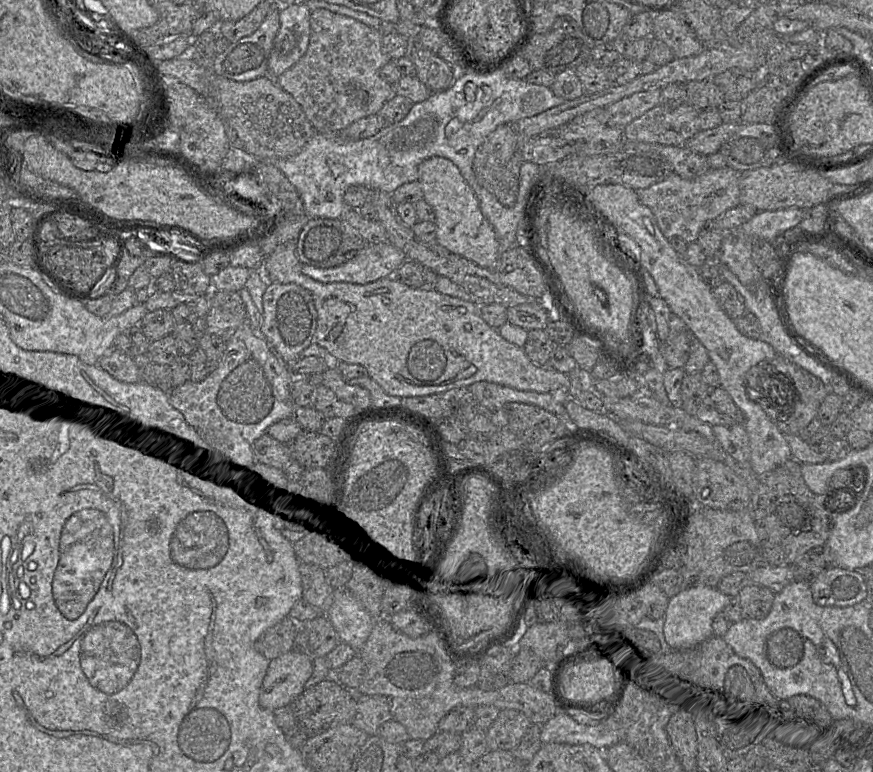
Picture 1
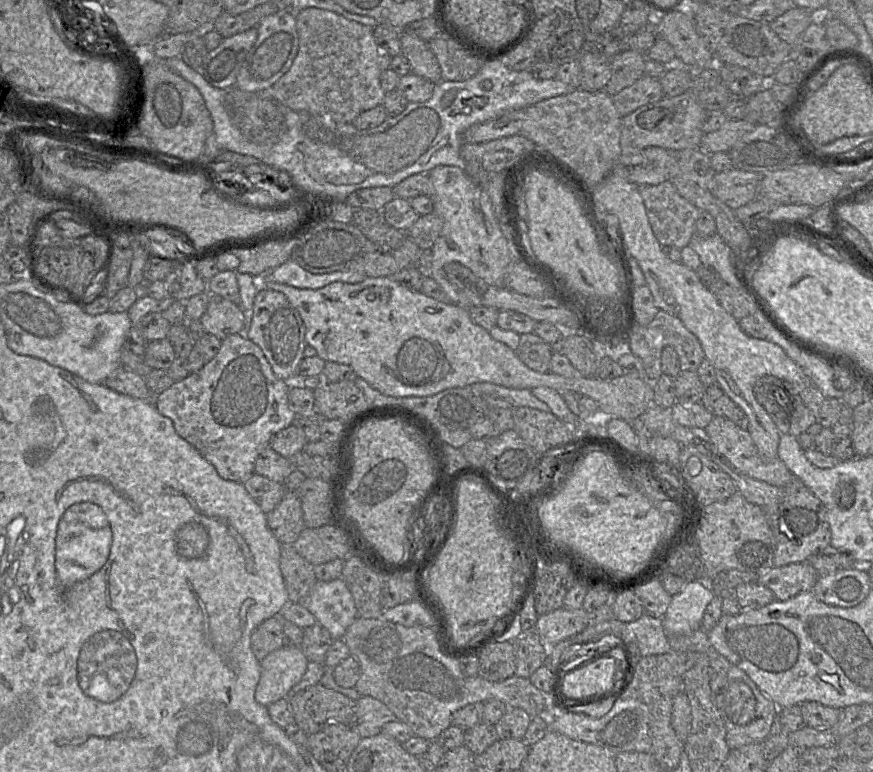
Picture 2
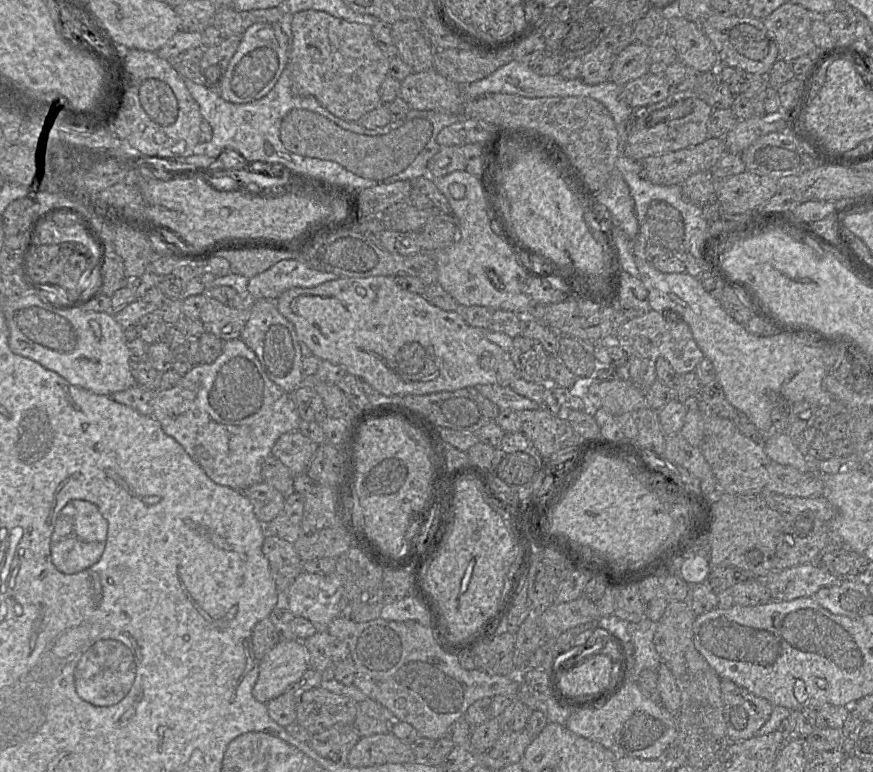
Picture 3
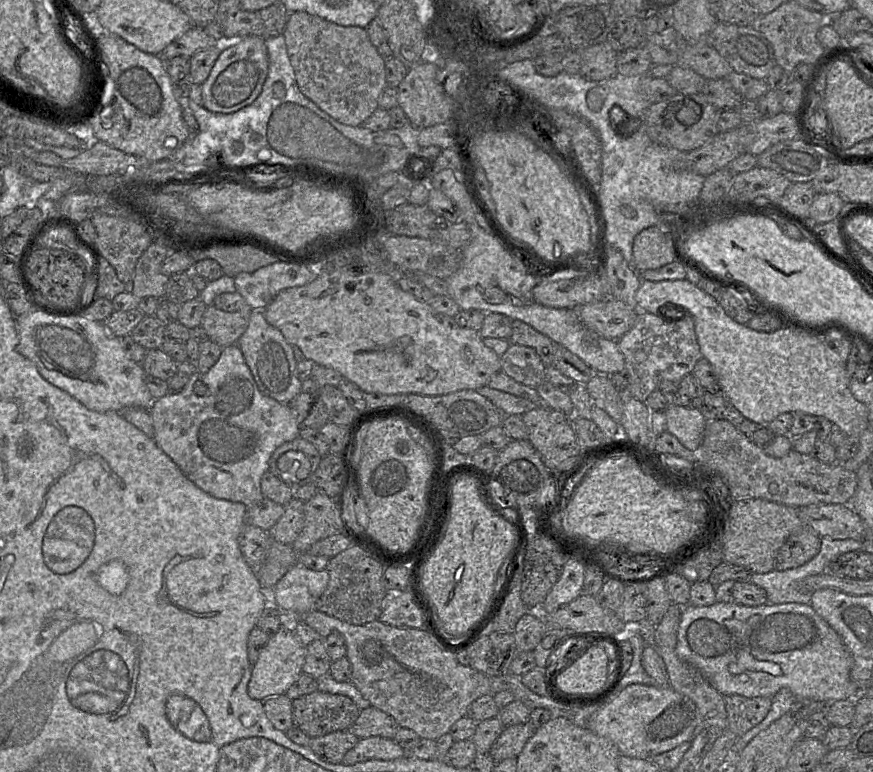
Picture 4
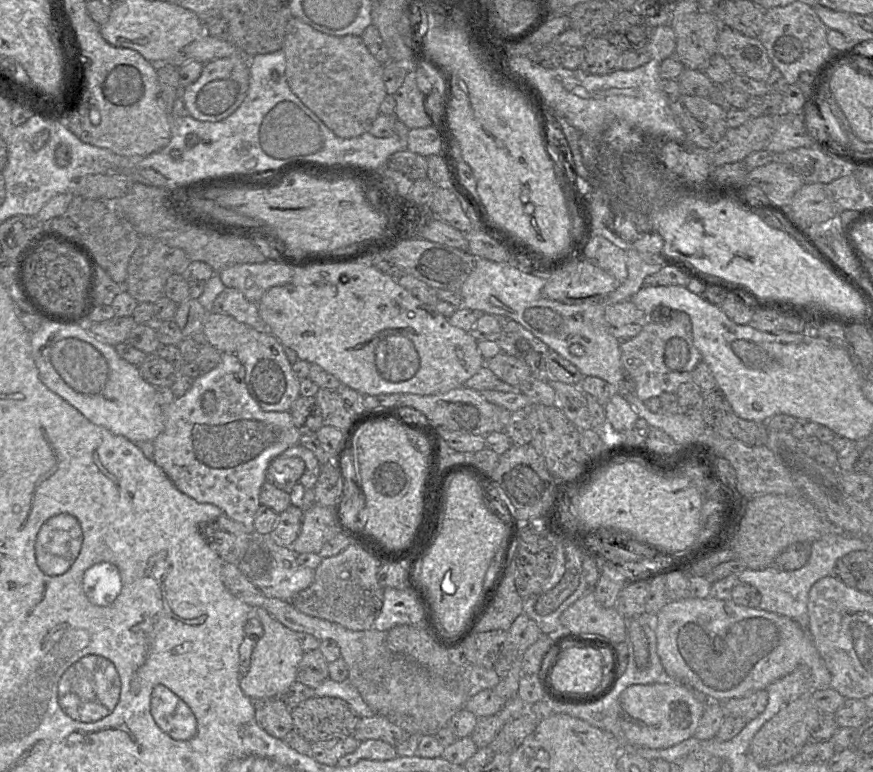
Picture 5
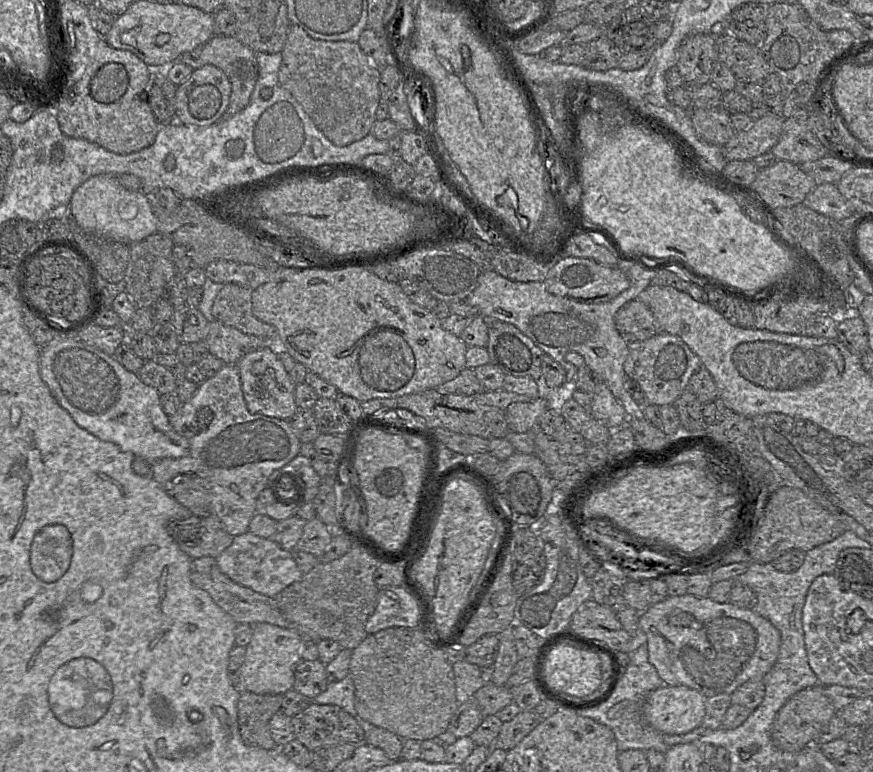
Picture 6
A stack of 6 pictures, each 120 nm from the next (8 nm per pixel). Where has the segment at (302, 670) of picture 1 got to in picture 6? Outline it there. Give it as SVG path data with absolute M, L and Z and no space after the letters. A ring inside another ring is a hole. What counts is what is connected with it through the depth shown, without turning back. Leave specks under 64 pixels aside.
M269 623L251 625L253 635L246 646L240 669L240 688L261 695L283 695L293 688L295 668L301 661L302 636L297 630Z

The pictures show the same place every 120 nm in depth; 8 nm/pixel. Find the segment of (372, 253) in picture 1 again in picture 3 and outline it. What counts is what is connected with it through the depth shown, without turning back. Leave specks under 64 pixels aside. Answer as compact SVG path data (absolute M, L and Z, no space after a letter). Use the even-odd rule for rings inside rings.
M285 259L250 278L247 288L251 301L277 299L292 287L310 288L337 278L336 274L313 270L297 259Z

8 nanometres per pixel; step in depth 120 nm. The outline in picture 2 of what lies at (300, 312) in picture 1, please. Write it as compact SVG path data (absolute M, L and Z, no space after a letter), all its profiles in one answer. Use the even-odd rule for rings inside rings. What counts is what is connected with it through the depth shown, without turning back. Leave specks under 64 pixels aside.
M260 288L257 292L248 328L245 331L248 339L260 347L273 372L285 381L297 379L298 366L306 347L305 325L296 308L281 292Z

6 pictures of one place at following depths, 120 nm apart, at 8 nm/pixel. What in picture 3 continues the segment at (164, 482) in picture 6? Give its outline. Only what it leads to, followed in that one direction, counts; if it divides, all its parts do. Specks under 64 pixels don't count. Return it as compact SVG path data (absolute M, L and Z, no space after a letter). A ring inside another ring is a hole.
M240 338L223 341L222 352L214 362L195 365L183 375L178 384L173 388L157 390L154 393L153 416L160 423L163 431L168 436L174 438L184 448L187 454L204 470L212 481L240 492L262 481L261 470L263 462L271 454L276 440L284 433L298 430L301 420L294 402L290 398L290 394L268 378L255 353Z

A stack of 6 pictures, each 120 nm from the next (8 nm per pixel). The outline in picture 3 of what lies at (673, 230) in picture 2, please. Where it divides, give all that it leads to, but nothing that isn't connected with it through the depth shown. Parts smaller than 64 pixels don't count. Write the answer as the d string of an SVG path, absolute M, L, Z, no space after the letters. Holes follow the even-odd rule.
M660 200L651 202L634 242L636 258L645 258L647 246L664 247L671 252L681 250L684 222L680 212Z

